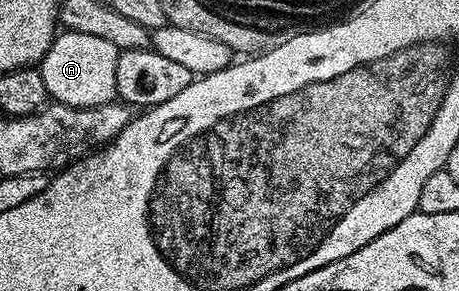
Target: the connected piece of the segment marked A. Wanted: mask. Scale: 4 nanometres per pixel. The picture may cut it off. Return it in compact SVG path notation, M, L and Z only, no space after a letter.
M62 31L54 38L40 62L47 98L68 107L100 107L117 98L116 59L119 50L97 35Z

